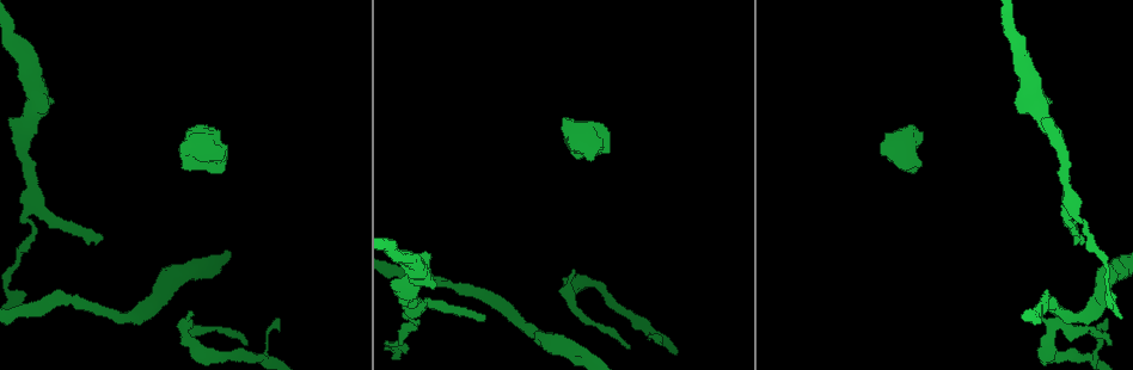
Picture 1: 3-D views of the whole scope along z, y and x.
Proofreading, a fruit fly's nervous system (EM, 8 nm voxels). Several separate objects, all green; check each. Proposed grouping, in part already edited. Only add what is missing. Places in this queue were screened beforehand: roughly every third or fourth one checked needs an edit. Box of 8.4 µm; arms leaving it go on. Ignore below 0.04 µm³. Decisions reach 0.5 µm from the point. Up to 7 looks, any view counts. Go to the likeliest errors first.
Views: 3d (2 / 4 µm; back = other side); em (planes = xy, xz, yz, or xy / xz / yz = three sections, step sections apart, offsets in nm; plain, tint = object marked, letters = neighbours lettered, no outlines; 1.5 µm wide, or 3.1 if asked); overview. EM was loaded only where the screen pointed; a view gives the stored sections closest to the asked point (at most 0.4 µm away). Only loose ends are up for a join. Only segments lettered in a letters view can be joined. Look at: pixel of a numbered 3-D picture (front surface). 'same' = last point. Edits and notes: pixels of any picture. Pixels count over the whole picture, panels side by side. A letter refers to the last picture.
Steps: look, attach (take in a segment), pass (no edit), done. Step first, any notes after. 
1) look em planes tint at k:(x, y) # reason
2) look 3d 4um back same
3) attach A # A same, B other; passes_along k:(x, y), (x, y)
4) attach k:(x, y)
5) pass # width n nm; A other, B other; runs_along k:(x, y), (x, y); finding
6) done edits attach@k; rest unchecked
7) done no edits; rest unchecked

look 3d 2um at 1:(1077, 237) # free end

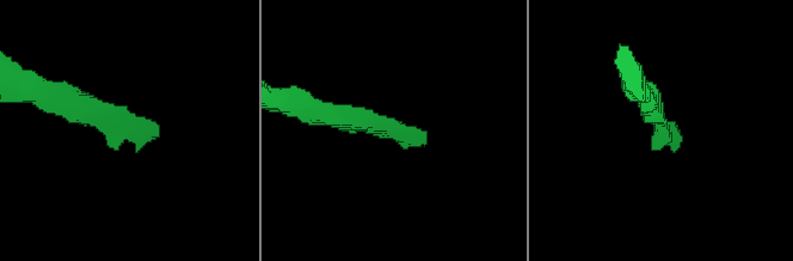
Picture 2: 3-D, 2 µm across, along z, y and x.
look em planes tint at 2:(664, 127) # need the tissue

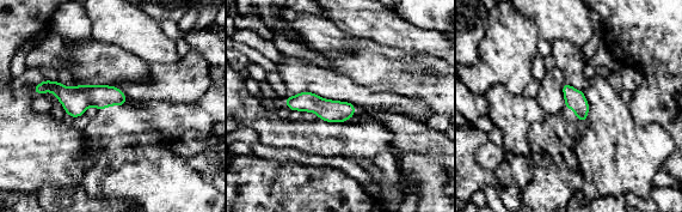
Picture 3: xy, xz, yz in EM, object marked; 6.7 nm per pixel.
look em planes letters same

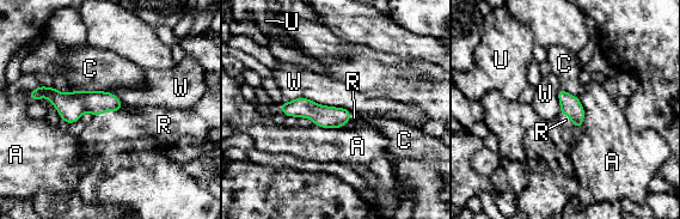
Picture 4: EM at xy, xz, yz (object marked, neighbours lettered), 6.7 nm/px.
attach R # width 140 nm; A other, C other, R same, U other, W other; passes_along 4:(73, 105), (109, 110), (142, 126); the neuron continues

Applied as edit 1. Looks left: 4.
look em planes letters at 1:(574, 272) # free end

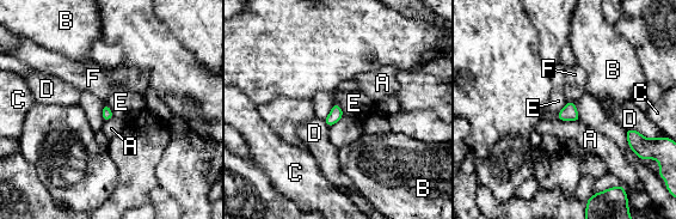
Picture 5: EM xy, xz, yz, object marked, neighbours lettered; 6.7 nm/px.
pass # A other, B other, C other, D other, E other, F other; border 5:(569, 101), (554, 115); none of them fits

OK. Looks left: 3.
look 3d 2um at 1:(244, 344) # tapers out

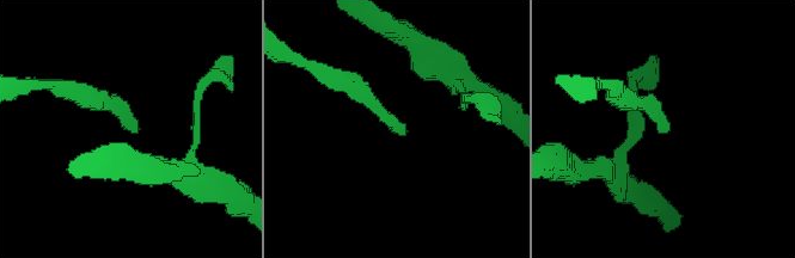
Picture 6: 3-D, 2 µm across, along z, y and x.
look em planes letters at 6:(658, 132)

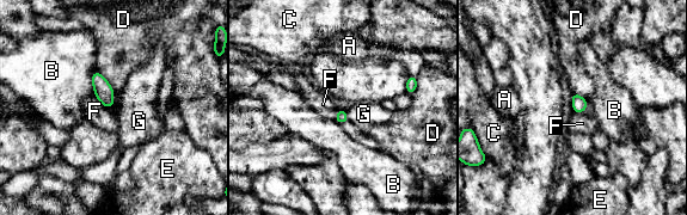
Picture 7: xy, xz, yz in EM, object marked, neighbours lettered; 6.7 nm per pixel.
pass # width 80 nm; A other, B other, C other, D other, E other, F other, G other; border 7:(94, 94), (109, 109); no lettered segment goes on from it

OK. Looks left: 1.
done edits attach@4; rest unchecked

